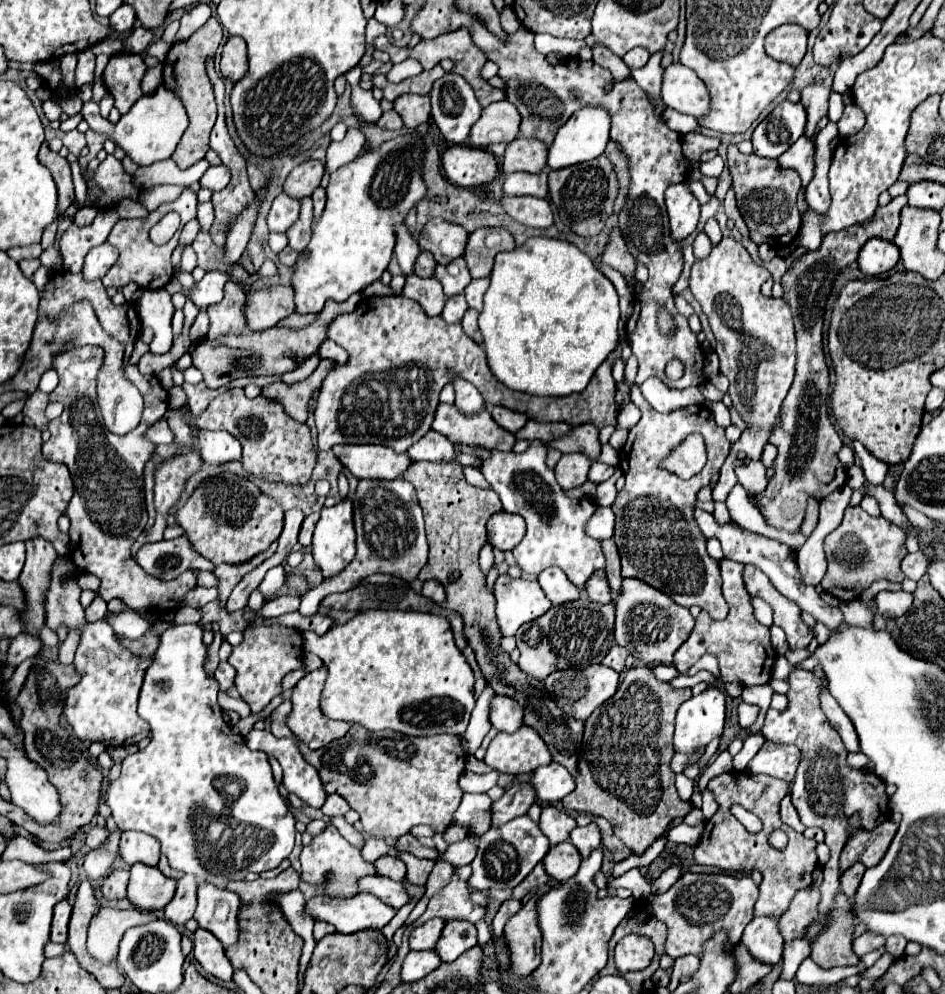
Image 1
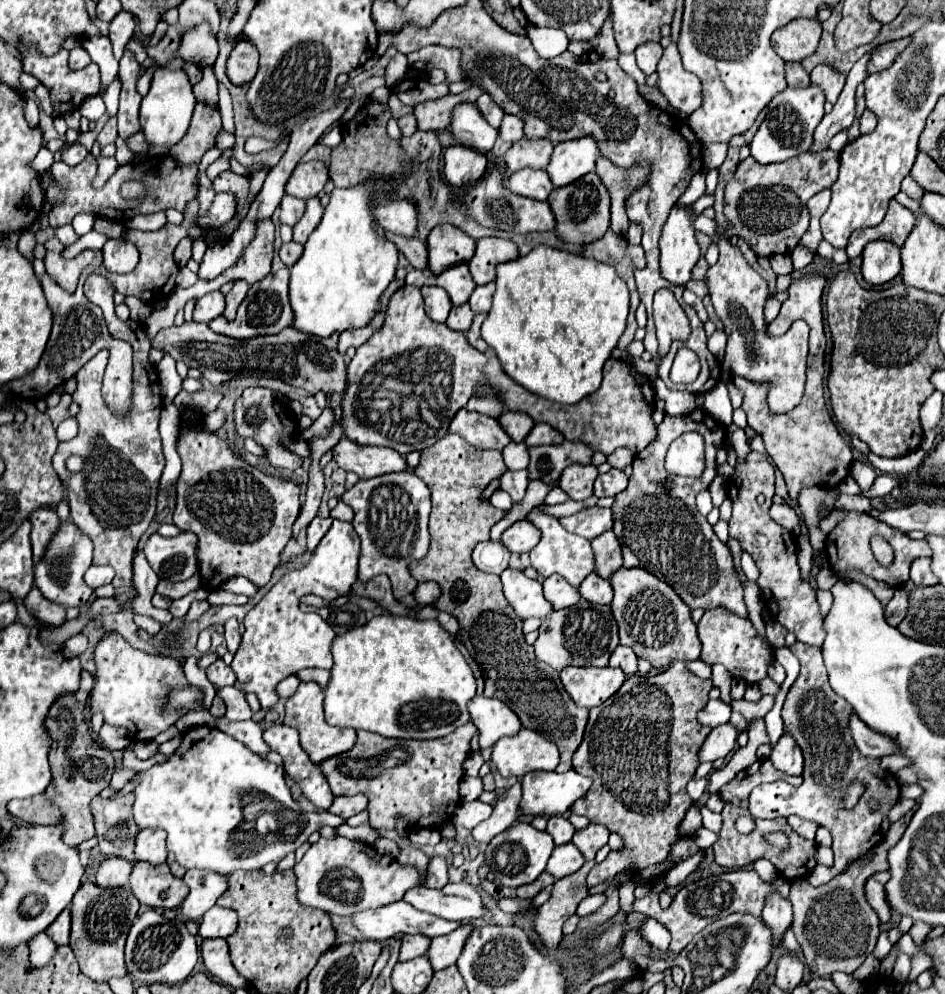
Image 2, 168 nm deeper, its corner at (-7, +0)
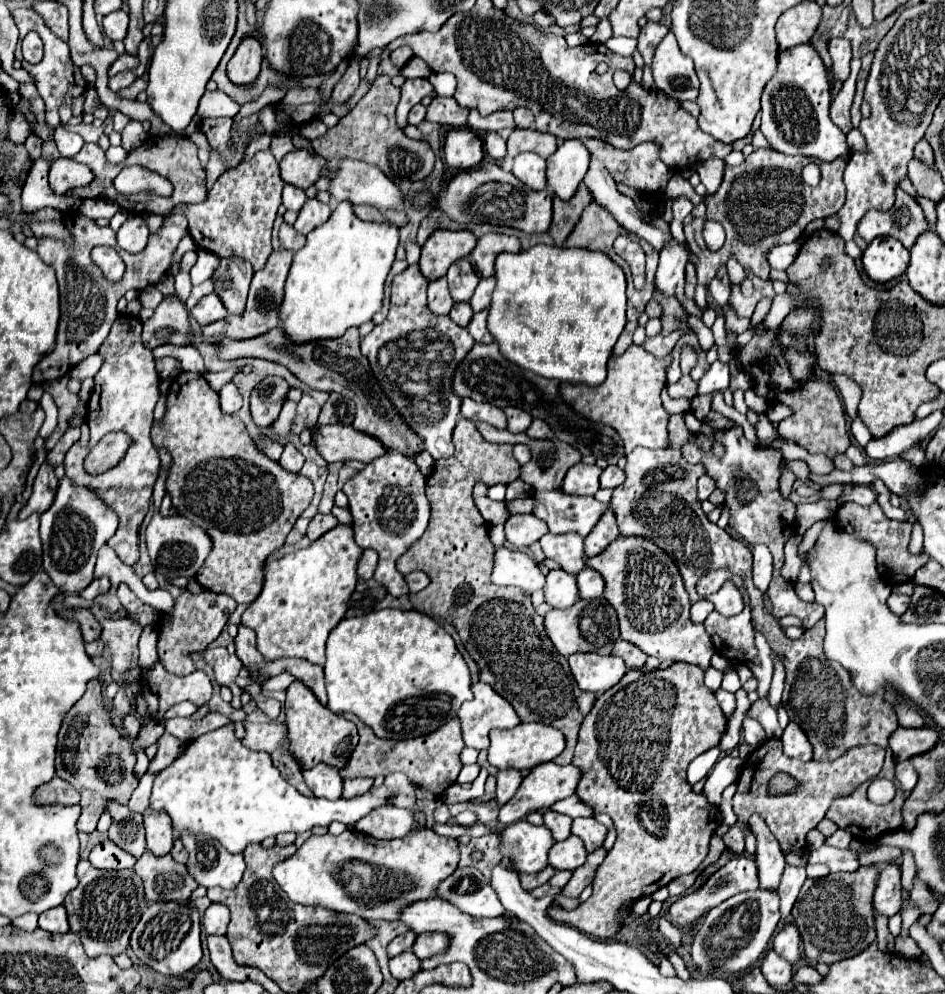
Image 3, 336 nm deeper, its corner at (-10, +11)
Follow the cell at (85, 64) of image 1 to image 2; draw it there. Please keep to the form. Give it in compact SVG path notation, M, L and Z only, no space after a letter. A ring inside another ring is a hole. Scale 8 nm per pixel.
M62 48L54 57L42 57L42 55L36 55L36 51L28 51L28 55L22 59L22 65L24 65L24 71L38 77L40 83L44 83L50 91L50 97L52 97L52 103L54 105L54 117L60 117L68 111L74 111L80 107L80 103L86 99L86 97L92 97L96 93L100 93L100 73L98 73L98 65L96 63L90 63L88 67L80 69L80 71L72 71L68 66L68 54L69 51Z

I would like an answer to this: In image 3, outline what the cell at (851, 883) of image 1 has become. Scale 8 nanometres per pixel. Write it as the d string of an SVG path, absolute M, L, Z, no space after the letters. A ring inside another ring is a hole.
M895 864L883 866L873 894L873 908L883 916L895 916L901 910L901 870Z

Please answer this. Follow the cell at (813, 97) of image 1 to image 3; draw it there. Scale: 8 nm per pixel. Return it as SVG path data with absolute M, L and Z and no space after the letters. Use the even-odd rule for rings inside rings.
M831 38L829 40L829 54L833 58L833 78L845 80L851 62L851 44L845 38Z

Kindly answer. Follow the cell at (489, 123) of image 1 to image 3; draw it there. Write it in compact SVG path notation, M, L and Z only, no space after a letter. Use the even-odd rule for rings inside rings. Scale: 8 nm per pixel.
M515 108L515 124L517 128L531 128L533 126L533 112L529 108Z

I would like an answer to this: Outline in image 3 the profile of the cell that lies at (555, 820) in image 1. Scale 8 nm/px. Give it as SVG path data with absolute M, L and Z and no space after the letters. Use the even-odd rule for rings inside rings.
M545 810L543 812L543 820L545 820L545 826L551 830L555 840L567 840L571 836L571 822L573 820L569 816Z

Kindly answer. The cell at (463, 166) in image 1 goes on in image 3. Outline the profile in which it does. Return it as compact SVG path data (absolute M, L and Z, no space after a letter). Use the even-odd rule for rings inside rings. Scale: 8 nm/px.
M471 128L451 130L445 138L443 152L451 170L469 170L483 160L483 140Z

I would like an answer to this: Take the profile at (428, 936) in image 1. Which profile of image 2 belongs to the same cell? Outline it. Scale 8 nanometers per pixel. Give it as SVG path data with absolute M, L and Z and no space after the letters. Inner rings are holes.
M404 935L402 937L402 947L400 947L400 961L410 961L416 957L426 955L432 939L424 935Z

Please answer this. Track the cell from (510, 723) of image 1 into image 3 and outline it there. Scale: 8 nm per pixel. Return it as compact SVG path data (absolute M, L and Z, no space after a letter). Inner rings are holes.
M477 682L471 686L475 698L463 702L457 718L461 722L465 746L485 750L489 746L491 728L515 728L521 720L517 712L489 684Z

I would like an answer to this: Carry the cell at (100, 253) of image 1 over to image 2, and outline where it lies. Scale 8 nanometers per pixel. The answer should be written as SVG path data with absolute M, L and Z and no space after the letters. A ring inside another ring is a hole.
M110 239L104 249L104 267L112 273L130 273L138 263L138 249L124 239Z

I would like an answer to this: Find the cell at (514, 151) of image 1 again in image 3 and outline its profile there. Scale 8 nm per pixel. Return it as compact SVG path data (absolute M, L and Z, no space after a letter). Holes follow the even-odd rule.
M515 128L507 138L507 150L511 158L521 152L535 152L541 158L549 158L557 150L557 138L537 130Z

